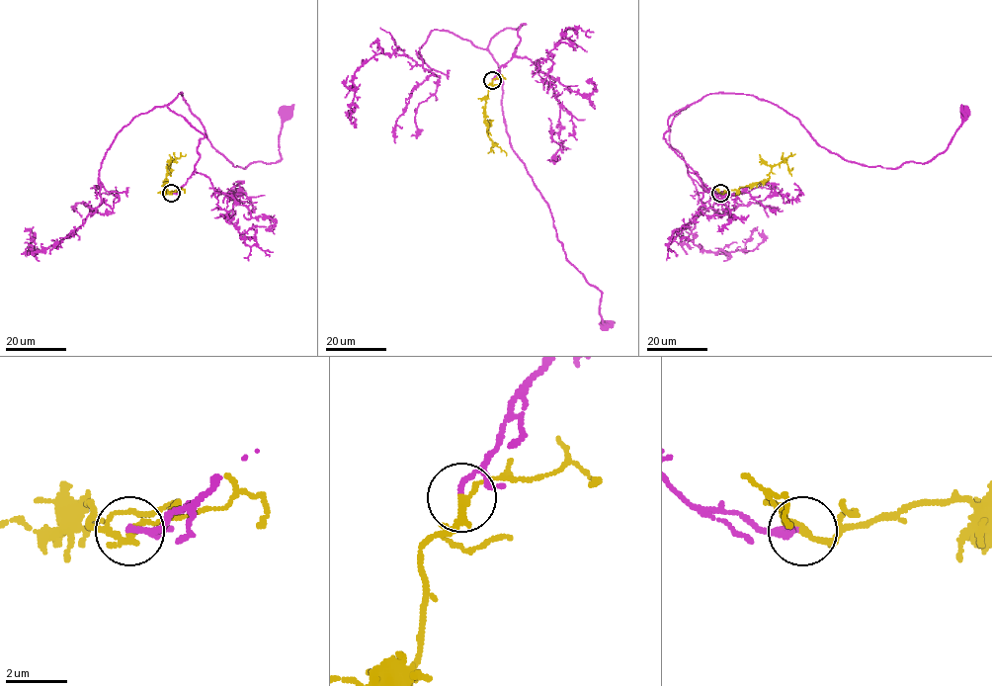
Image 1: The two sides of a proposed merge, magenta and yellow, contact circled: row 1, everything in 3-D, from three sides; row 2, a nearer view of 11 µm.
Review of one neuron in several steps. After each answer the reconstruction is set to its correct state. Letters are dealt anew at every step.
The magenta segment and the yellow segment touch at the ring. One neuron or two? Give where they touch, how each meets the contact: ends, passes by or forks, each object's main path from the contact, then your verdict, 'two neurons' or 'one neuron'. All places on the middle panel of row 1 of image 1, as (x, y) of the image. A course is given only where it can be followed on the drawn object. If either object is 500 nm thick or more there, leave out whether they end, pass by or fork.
(492, 80) | magenta ends | yellow passes by | magenta via (492, 80), (526, 24), (499, 31), (487, 47), (502, 79), (505, 129), (566, 258), (601, 293), (604, 324) | yellow via (492, 80), (488, 86), (484, 122), (492, 142), (506, 155) | one neuron

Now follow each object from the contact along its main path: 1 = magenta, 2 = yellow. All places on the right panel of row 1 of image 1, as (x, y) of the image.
1: (719, 193), (663, 138), (671, 116), (706, 95), (769, 101), (843, 159), (893, 168), (947, 148), (963, 111)
2: (720, 193), (767, 181), (771, 168), (795, 154)

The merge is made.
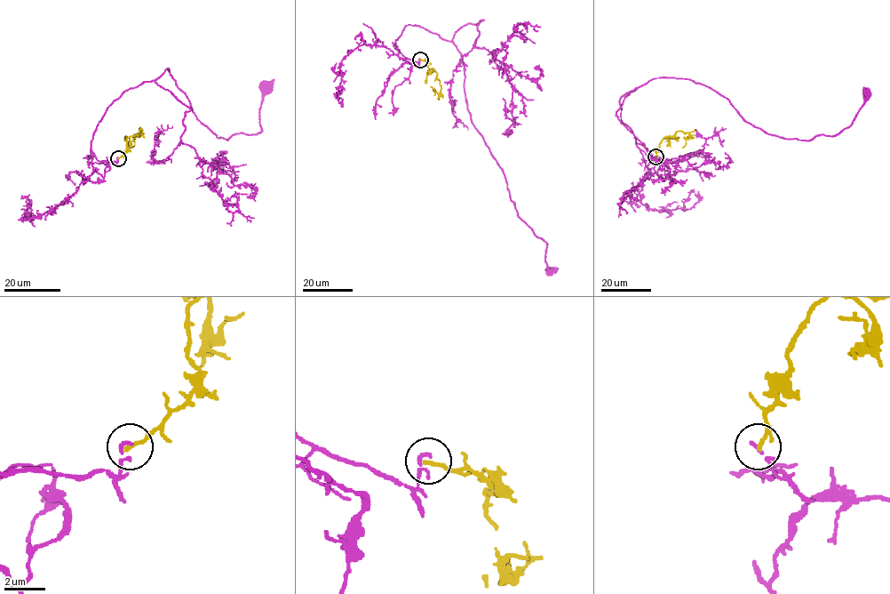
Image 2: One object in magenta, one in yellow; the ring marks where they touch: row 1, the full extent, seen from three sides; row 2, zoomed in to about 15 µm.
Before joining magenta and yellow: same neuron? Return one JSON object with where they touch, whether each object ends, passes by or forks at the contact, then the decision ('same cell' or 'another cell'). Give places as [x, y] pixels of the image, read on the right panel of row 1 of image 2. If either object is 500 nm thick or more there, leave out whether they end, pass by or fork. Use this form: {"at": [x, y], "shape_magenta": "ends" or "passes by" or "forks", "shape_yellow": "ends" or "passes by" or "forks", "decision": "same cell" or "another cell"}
{"at": [655, 156], "shape_magenta": "ends", "shape_yellow": "ends", "decision": "another cell"}

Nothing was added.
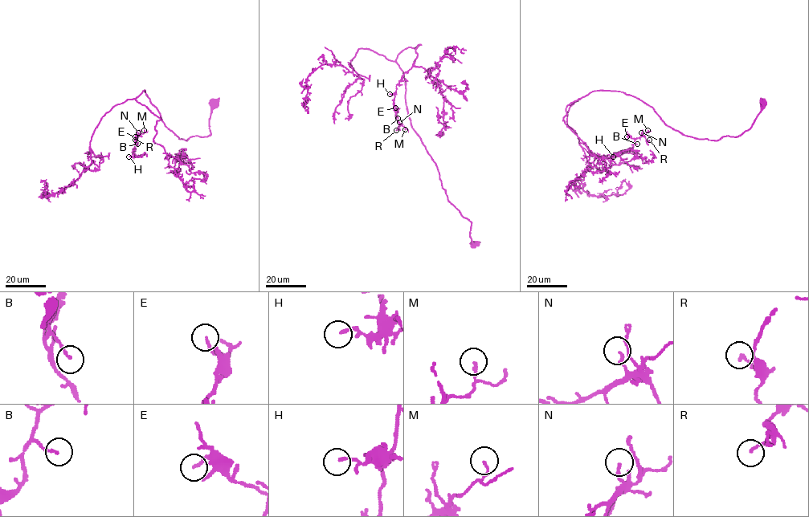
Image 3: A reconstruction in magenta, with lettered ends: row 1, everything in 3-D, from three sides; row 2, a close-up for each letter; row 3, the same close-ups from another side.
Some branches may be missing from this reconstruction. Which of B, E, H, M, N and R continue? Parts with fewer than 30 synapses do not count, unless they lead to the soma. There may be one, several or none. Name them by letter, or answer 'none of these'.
none of these

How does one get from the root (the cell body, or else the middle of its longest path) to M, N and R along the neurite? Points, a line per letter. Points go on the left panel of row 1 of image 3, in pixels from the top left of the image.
M: (212, 102), (210, 134), (185, 140), (145, 90), (135, 99), (161, 119), (136, 156), (144, 130)
N: (212, 102), (210, 134), (185, 140), (145, 90), (135, 99), (161, 119), (136, 156), (138, 132)
R: (212, 102), (210, 134), (185, 140), (145, 90), (135, 99), (161, 119), (138, 156), (135, 140)

